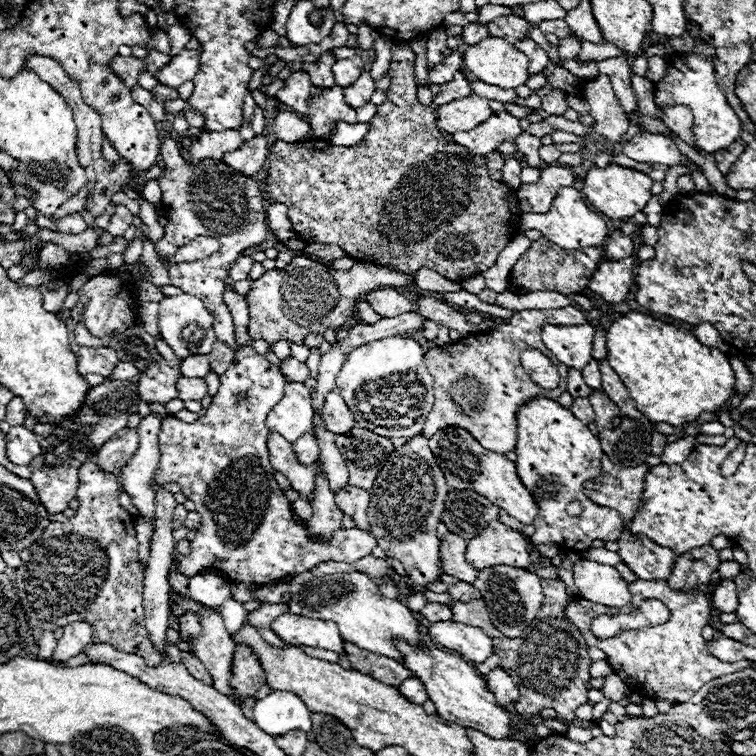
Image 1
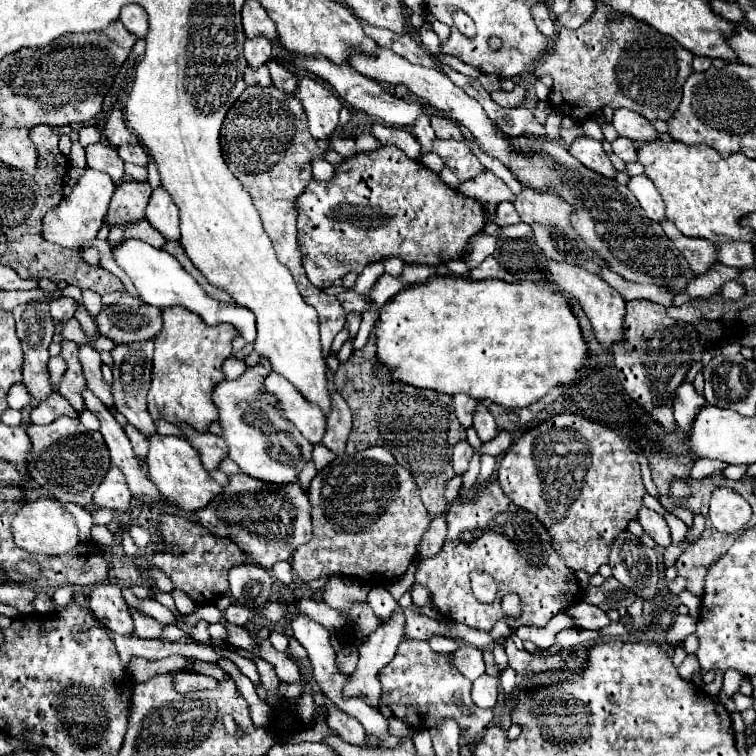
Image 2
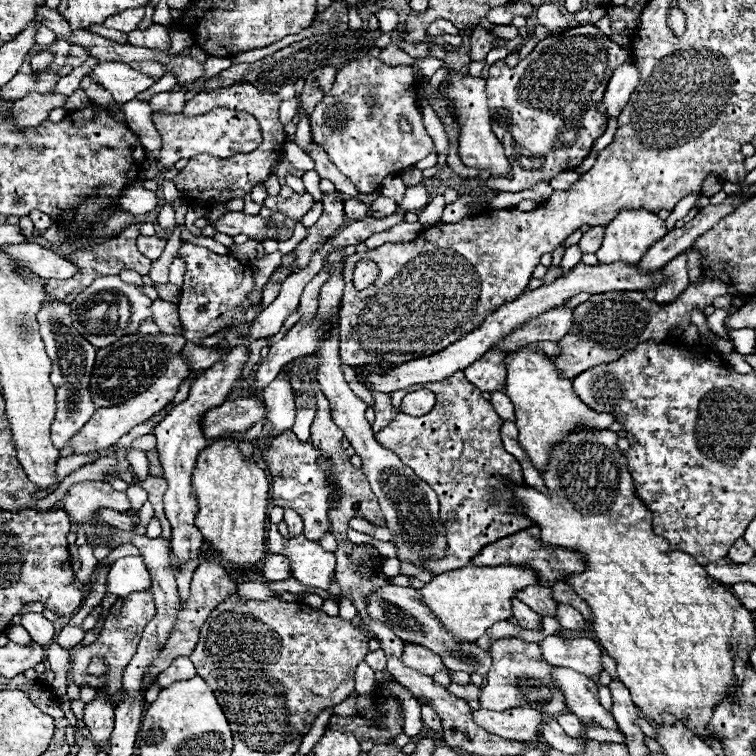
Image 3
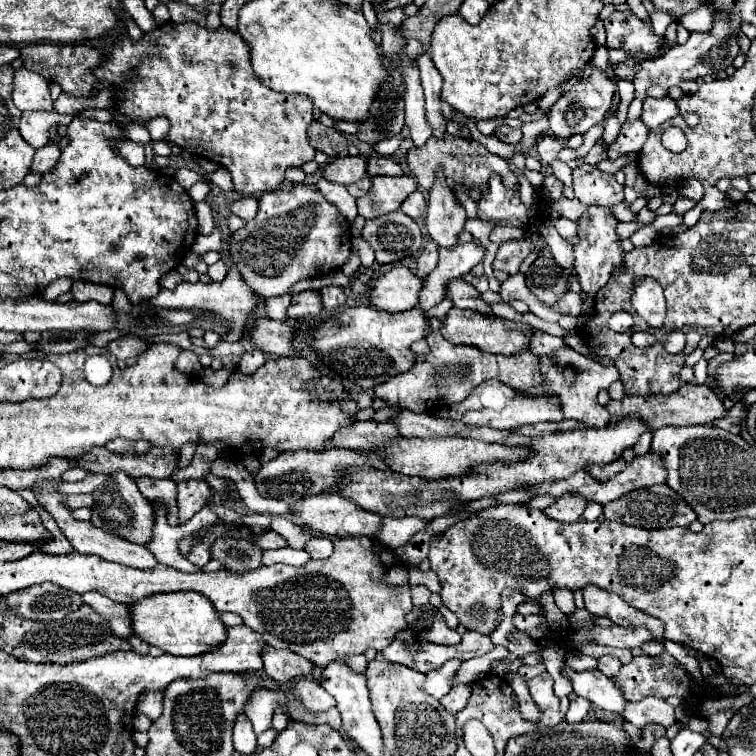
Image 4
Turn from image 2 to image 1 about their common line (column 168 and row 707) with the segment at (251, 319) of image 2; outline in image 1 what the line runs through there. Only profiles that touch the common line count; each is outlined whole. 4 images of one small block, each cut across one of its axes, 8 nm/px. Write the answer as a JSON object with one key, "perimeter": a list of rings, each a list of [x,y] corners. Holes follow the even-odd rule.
{"perimeter":[[[270,692],[254,704],[254,722],[270,736],[282,736],[290,730],[312,730],[306,704],[292,692]]]}

